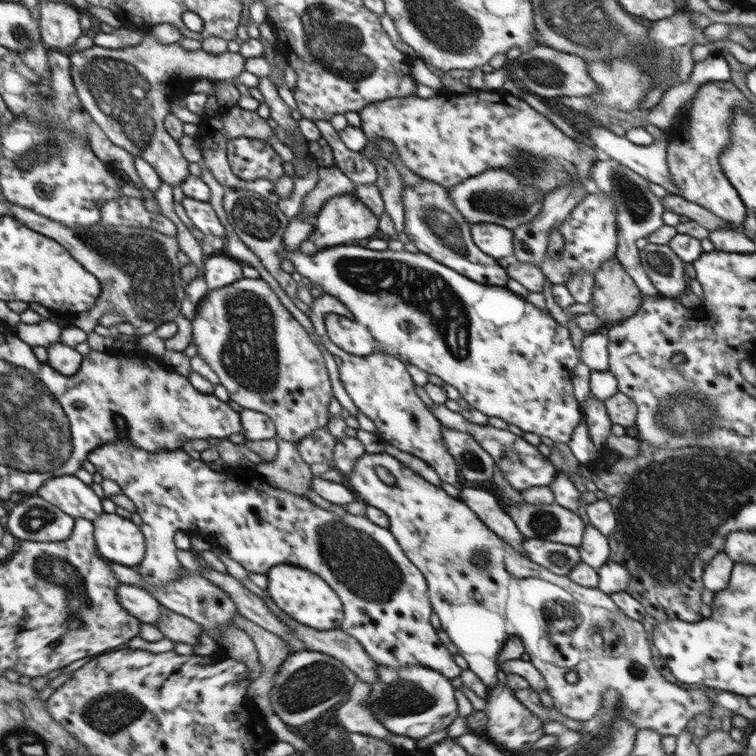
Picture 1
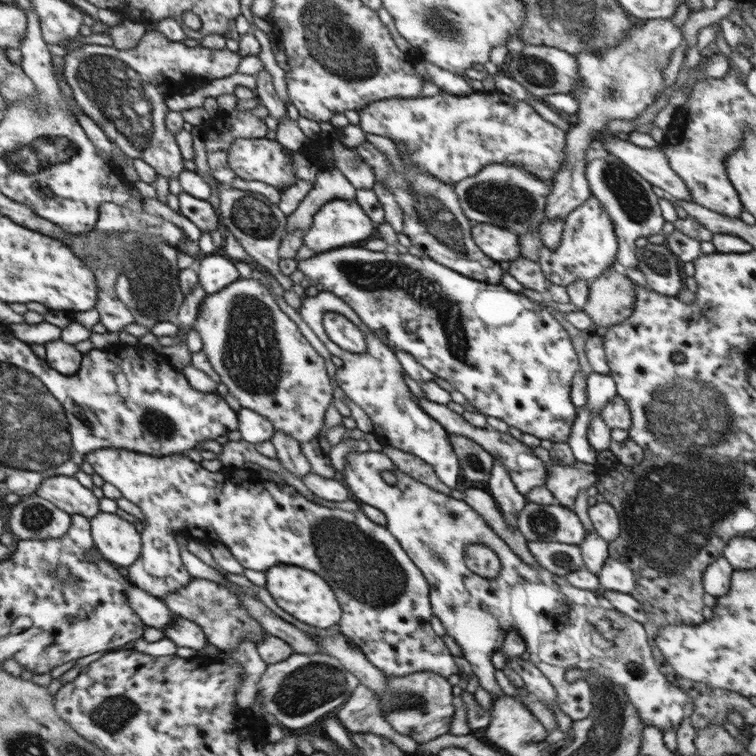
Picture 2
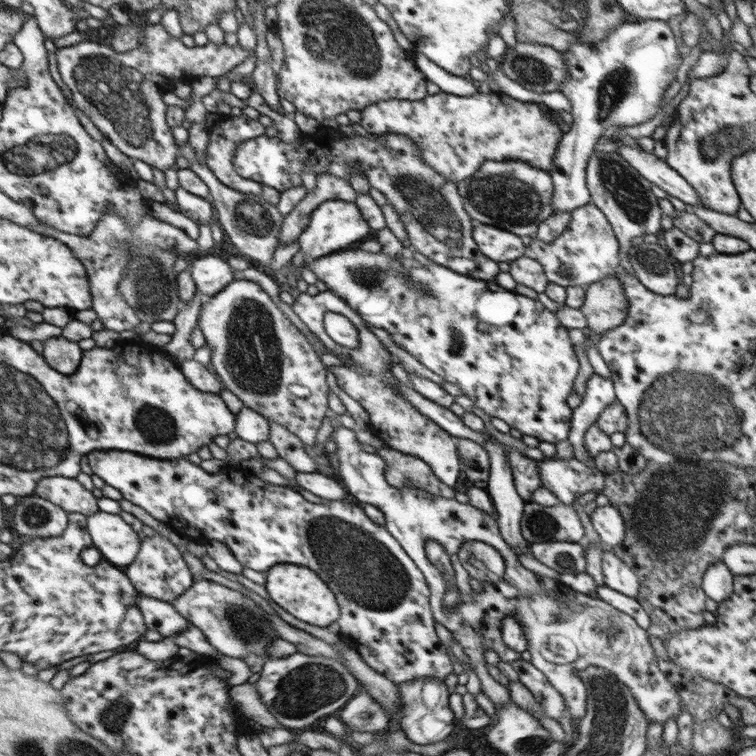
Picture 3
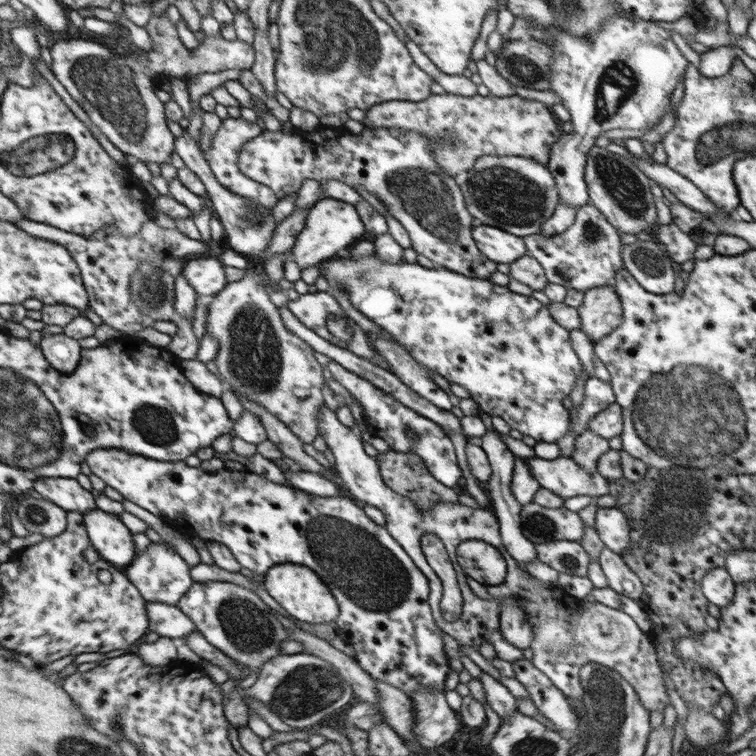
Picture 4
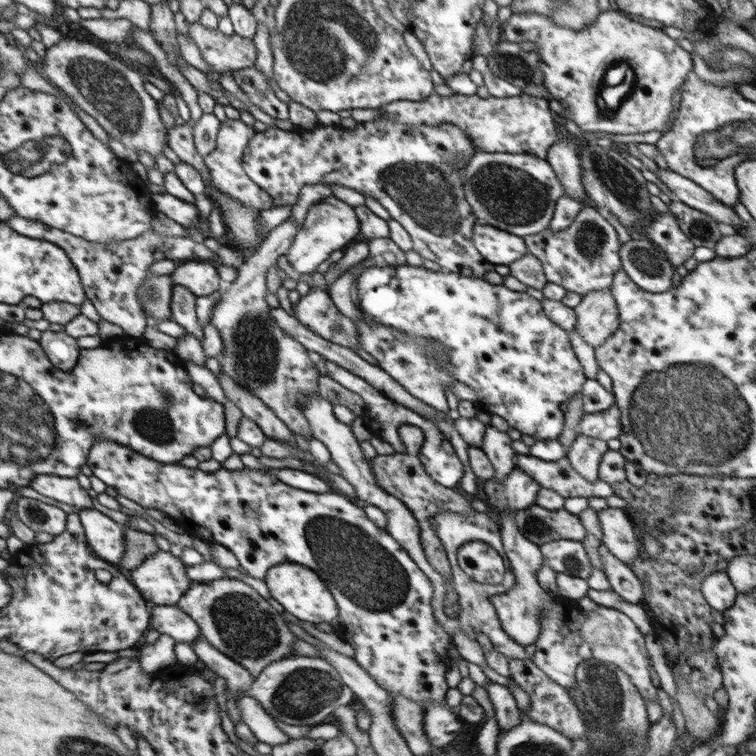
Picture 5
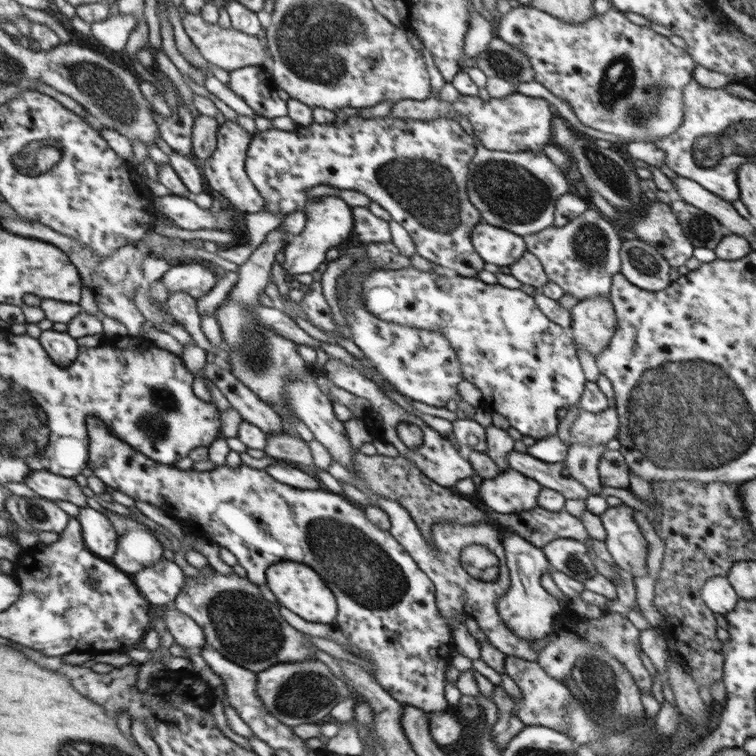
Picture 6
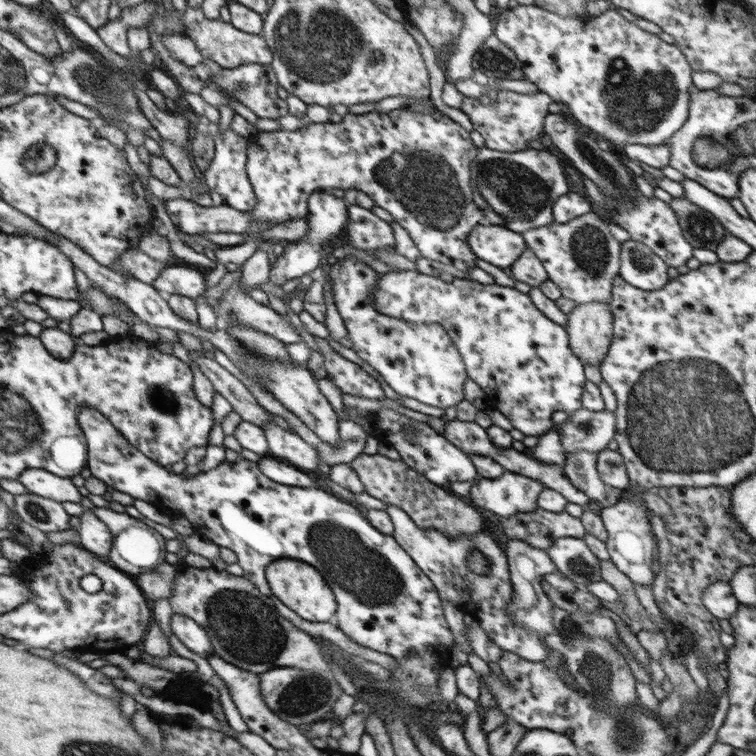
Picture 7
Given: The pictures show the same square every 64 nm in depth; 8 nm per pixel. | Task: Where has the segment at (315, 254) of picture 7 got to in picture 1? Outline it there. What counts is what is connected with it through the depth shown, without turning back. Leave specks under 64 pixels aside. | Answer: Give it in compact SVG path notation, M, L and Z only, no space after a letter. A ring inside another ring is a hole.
M353 194L328 199L314 222L315 230L309 240L318 249L370 239L379 228L379 219Z

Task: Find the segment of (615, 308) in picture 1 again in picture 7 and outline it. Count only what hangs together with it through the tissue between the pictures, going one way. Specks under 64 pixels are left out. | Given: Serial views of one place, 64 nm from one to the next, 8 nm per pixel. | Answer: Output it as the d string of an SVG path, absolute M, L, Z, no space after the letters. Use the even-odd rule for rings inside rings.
M607 303L576 304L567 315L570 348L584 363L599 366L611 346L613 316Z

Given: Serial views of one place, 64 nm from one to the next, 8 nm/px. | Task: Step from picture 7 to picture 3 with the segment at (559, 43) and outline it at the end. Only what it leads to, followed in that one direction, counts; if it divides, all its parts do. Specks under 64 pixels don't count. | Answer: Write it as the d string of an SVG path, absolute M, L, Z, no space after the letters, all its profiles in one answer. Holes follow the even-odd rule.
M652 19L639 20L634 23L621 22L604 40L594 44L576 43L570 45L568 51L560 52L560 54L566 61L569 75L564 79L558 91L571 102L571 114L574 121L570 130L563 133L554 162L549 170L554 186L554 196L551 200L553 213L571 212L591 202L585 172L598 137L602 136L602 133L610 126L636 126L650 120L657 112L660 112L658 106L662 101L664 91L676 79L673 72L678 69L682 61L676 44L676 36L667 21Z

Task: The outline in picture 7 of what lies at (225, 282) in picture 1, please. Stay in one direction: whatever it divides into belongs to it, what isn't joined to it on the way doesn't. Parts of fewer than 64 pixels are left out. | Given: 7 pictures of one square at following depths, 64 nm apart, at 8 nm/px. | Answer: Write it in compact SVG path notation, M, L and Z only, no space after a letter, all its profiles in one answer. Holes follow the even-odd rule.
M168 264L158 275L152 286L161 296L168 298L181 294L188 298L198 298L205 294L206 270L196 265L179 266Z

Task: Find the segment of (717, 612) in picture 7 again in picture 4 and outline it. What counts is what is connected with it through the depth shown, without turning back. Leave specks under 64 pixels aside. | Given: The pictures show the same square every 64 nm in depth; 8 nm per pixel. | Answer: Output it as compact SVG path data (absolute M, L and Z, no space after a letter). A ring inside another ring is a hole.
M725 566L716 567L704 575L701 589L709 602L721 609L732 602L735 595L735 582Z

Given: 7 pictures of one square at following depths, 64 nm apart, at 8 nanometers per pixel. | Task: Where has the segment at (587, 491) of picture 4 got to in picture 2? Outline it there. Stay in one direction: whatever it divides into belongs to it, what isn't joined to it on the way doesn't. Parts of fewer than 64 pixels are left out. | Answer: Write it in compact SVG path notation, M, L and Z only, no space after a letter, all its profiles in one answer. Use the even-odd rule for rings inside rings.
M577 461L574 465L548 465L546 486L558 504L572 508L580 491L596 484L600 471L596 464Z

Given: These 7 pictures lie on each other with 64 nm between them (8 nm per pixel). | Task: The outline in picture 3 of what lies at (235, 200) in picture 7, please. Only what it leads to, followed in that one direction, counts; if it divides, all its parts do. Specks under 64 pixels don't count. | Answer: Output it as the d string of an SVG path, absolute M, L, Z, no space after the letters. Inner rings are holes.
M242 113L240 116L228 116L223 117L220 124L212 130L208 130L210 140L206 147L206 160L207 167L214 173L214 176L225 184L226 187L236 190L236 192L242 192L242 194L252 194L254 196L260 196L266 202L270 204L277 205L280 200L281 194L275 189L265 186L261 182L251 181L246 178L242 178L237 173L235 166L233 165L233 158L235 155L236 147L239 145L240 141L247 141L252 138L258 138L265 134L265 129L267 127L263 126L258 119L252 119Z

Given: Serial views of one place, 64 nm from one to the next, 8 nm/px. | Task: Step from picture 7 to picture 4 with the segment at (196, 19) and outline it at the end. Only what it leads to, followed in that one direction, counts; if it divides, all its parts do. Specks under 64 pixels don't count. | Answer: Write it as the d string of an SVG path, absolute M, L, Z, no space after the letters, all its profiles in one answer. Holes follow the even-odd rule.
M165 12L158 17L152 16L148 21L148 24L145 26L145 29L149 33L150 38L152 39L152 50L136 50L136 52L132 52L132 54L123 54L118 55L114 50L110 48L106 48L107 46L102 46L96 42L91 42L90 40L85 39L74 39L71 40L59 40L54 44L50 45L50 54L52 54L52 69L54 76L60 81L60 84L64 85L64 88L69 92L71 97L78 102L78 104L86 111L86 114L90 117L90 120L98 126L98 128L106 134L108 140L119 148L125 155L130 155L131 158L138 158L139 161L142 162L156 162L160 164L161 162L170 162L170 154L172 154L174 150L174 141L175 137L172 135L170 129L168 129L168 124L166 123L166 118L164 115L164 105L158 99L158 96L154 93L156 88L159 88L159 84L161 81L172 80L172 79L183 79L191 75L204 74L205 72L220 72L230 69L249 69L255 62L255 51L252 49L252 45L248 45L248 43L244 43L242 41L226 41L222 36L207 36L205 34L206 39L202 43L199 44L197 48L192 50L188 50L185 48L182 42L180 42L177 31L175 27L173 27L172 23L168 20L165 15Z

